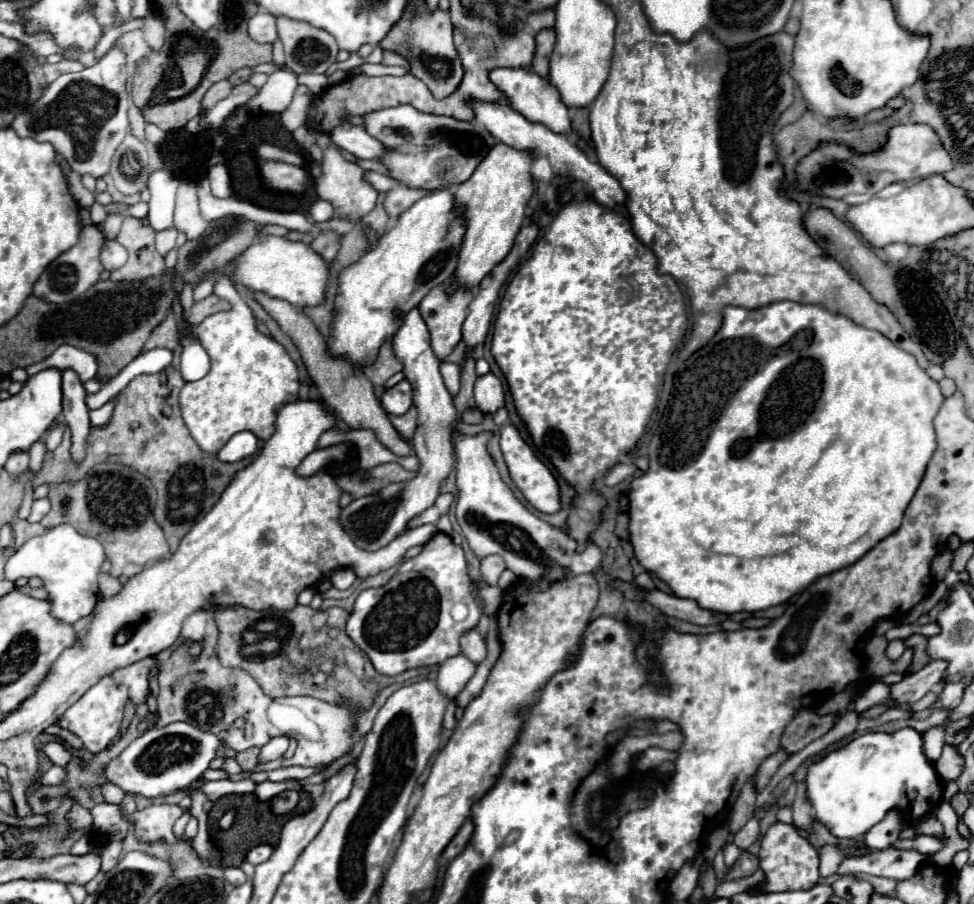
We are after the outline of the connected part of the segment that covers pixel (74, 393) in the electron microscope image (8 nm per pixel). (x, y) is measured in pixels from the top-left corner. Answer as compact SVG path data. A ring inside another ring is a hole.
M63 371L63 417L73 435L71 455L75 461L83 459L85 439L91 429L89 407L85 403L87 391L75 371Z

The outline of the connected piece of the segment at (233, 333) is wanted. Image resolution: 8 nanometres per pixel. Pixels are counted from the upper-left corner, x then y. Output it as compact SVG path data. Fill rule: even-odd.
M227 275L217 279L213 293L227 299L233 309L215 313L195 327L201 345L211 357L211 371L195 383L185 383L179 393L179 403L191 437L205 453L215 455L235 433L245 429L265 441L273 431L279 407L297 399L299 373L283 345L257 331L253 311L235 291Z

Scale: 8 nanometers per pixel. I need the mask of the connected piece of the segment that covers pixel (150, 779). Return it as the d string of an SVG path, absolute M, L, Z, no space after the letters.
M183 721L153 727L137 737L117 759L109 763L107 779L125 793L143 795L147 799L161 799L177 791L191 791L191 785L209 769L221 747L225 747L225 743L219 735Z

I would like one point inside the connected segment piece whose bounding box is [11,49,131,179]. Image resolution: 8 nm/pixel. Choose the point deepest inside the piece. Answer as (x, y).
(91, 105)

